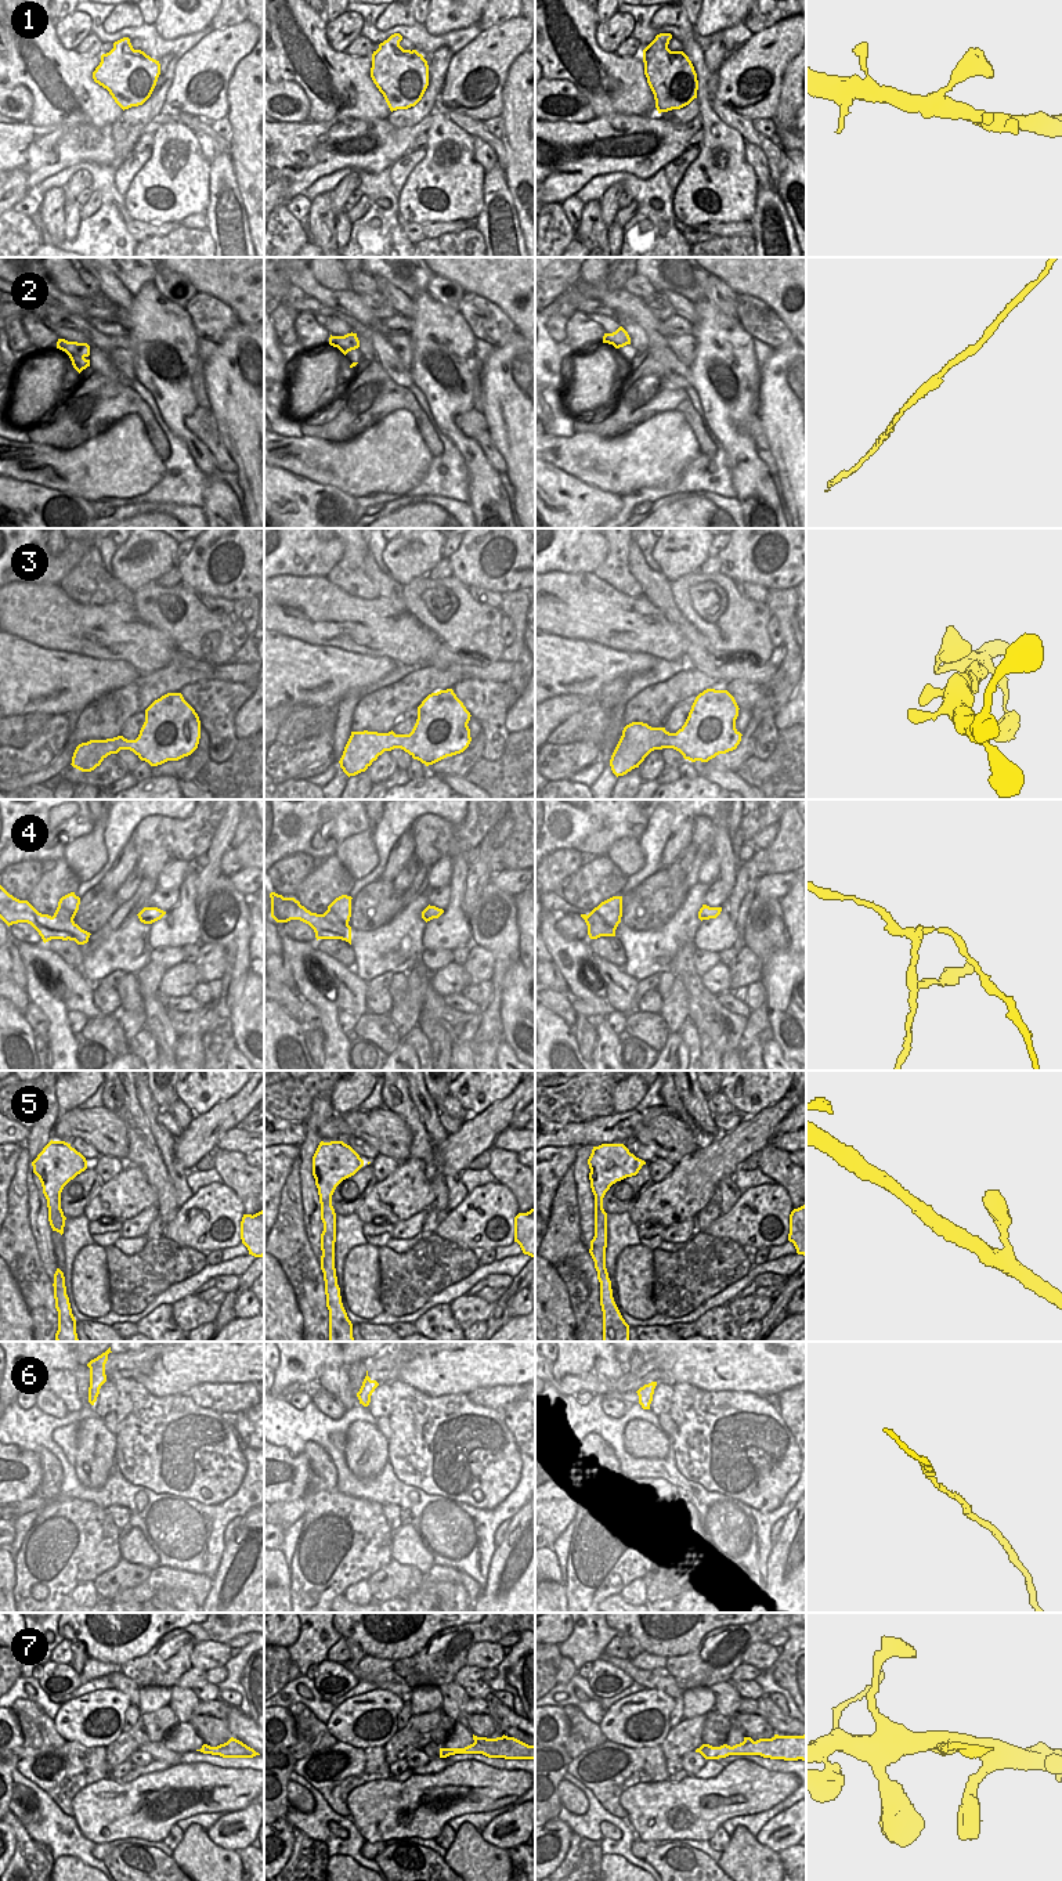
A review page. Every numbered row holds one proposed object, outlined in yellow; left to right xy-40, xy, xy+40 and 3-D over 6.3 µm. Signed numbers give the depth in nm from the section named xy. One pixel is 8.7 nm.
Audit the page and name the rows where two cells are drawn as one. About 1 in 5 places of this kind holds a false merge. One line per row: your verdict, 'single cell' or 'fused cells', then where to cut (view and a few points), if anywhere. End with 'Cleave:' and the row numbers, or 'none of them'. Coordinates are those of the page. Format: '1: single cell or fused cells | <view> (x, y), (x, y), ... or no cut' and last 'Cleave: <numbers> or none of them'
1: single cell | no cut
2: single cell | no cut
3: single cell | no cut
4: fused cells | xy (322, 914), (332, 923), (347, 924)
5: single cell | no cut
6: single cell | no cut
7: fused cells | xy+40 (743, 1743), (743, 1748), (733, 1754)
Cleave: 4, 7

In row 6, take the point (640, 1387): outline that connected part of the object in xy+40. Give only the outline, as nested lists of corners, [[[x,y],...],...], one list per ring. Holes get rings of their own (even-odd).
[[[651,1382],[636,1391],[639,1396],[639,1404],[642,1405],[643,1409],[650,1409],[655,1386],[657,1382]]]

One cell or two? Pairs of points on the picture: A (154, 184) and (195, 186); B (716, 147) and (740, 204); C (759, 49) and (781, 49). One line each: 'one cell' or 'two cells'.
A: one cell
B: one cell
C: one cell

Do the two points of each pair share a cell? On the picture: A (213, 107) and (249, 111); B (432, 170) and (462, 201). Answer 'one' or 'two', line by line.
A: two
B: one

